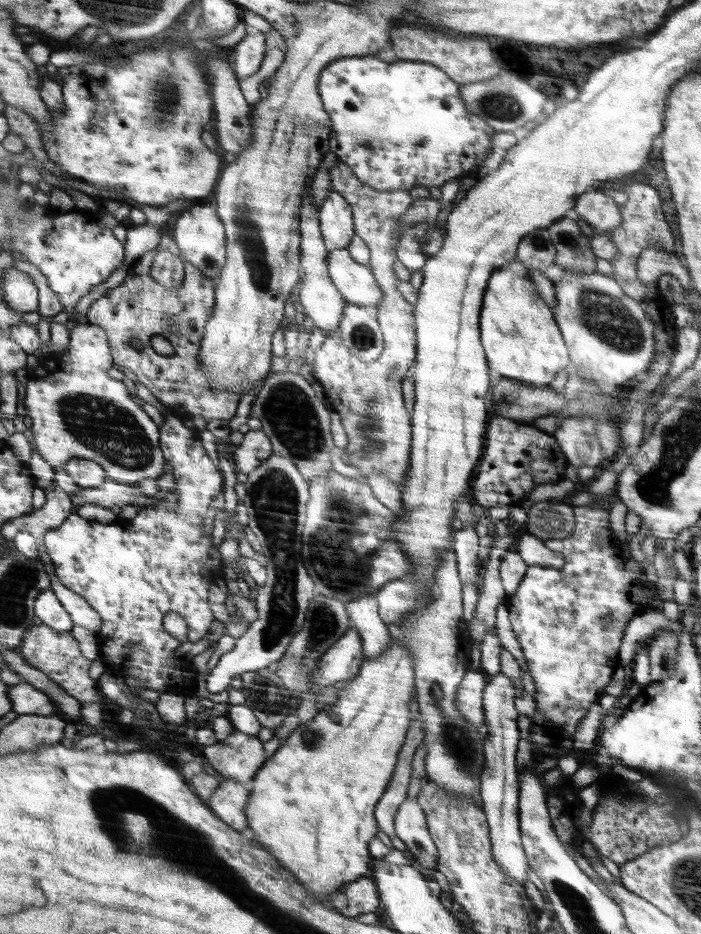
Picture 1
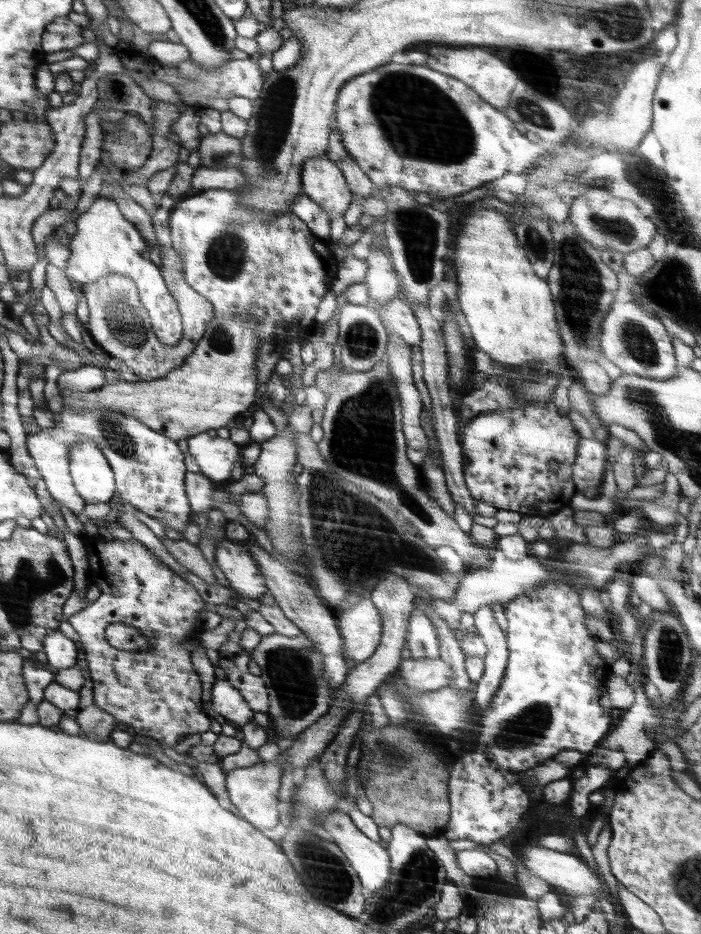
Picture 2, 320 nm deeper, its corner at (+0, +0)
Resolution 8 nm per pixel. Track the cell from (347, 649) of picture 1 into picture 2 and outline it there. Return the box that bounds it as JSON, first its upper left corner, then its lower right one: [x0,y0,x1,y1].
[337,597,383,665]

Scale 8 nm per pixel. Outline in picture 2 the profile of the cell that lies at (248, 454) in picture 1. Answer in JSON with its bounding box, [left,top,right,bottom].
[187,432,240,482]

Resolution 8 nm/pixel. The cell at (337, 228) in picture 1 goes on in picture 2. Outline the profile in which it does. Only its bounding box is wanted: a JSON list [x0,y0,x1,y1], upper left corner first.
[302,155,353,221]

